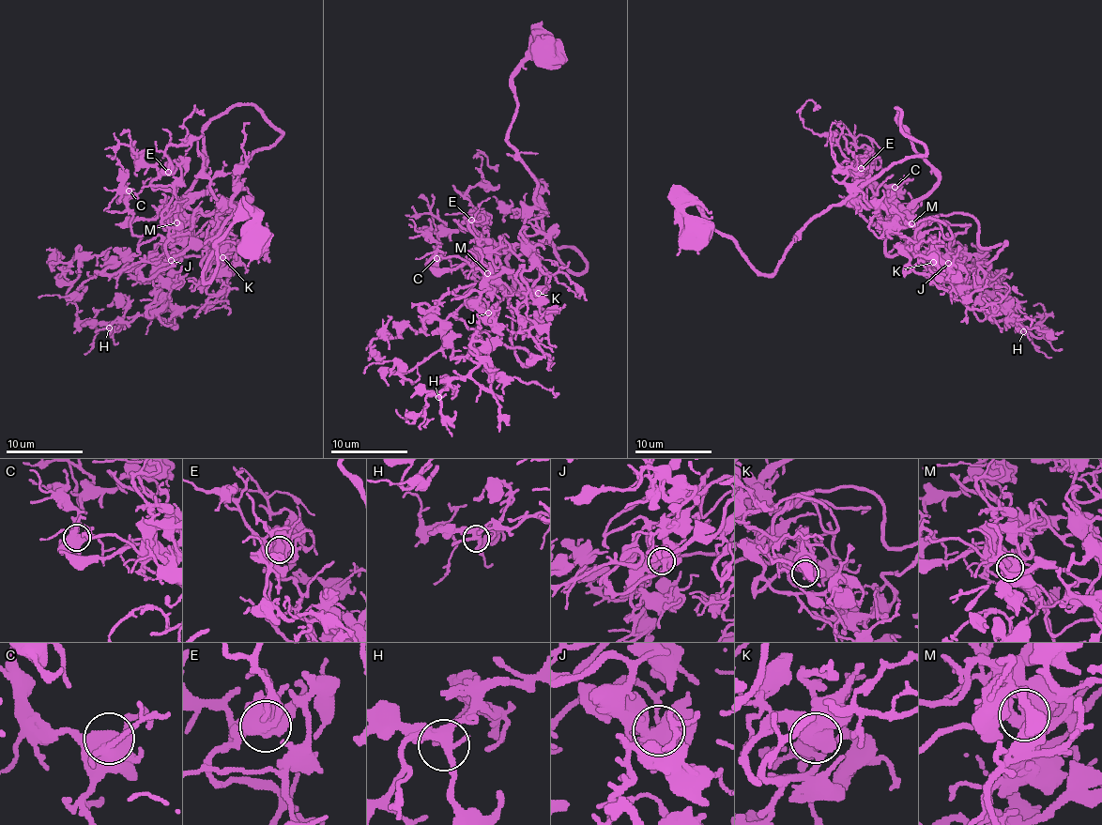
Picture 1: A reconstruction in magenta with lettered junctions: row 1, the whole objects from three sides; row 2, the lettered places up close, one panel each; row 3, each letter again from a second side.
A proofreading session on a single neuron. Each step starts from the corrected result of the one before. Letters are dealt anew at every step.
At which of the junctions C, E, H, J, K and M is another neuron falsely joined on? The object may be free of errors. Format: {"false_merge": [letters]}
{"false_merge": []}

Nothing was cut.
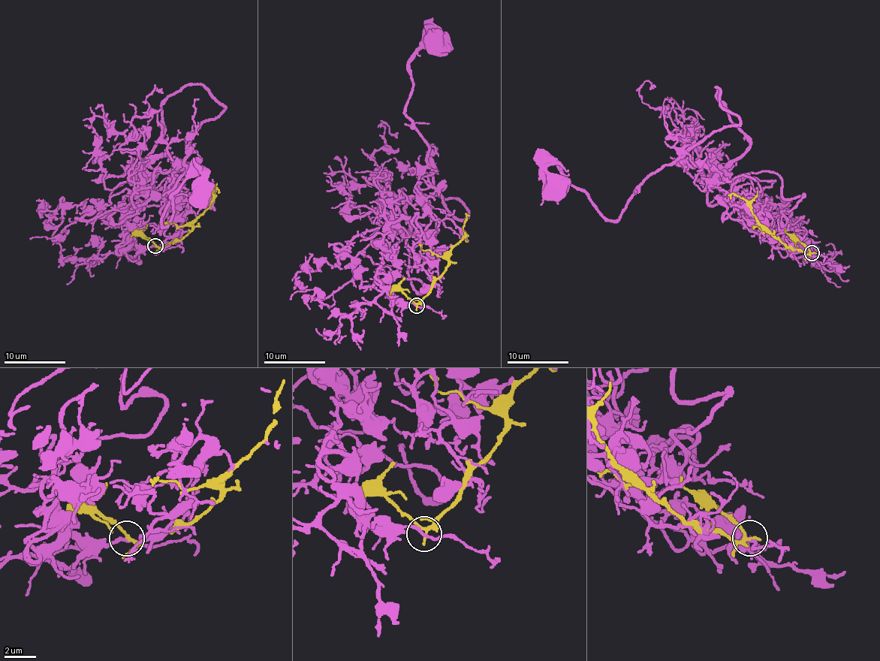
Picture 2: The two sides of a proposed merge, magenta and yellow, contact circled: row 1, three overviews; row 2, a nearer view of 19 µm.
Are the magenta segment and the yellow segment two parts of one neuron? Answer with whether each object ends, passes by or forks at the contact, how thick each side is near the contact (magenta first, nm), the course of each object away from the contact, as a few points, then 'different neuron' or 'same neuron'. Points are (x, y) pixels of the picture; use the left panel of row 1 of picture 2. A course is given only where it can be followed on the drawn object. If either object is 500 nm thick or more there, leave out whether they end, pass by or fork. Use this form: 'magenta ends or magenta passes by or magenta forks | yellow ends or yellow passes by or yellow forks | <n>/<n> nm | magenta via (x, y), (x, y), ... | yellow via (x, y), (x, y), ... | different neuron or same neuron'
magenta passes by | yellow passes by | 180/190 nm | magenta via (155, 245), (128, 232), (170, 192), (143, 179), (184, 159), (163, 227), (200, 167), (202, 194) | yellow via (155, 245), (161, 247), (178, 240), (191, 229), (192, 222), (209, 206), (213, 191), (217, 188), (220, 192) | different neuron

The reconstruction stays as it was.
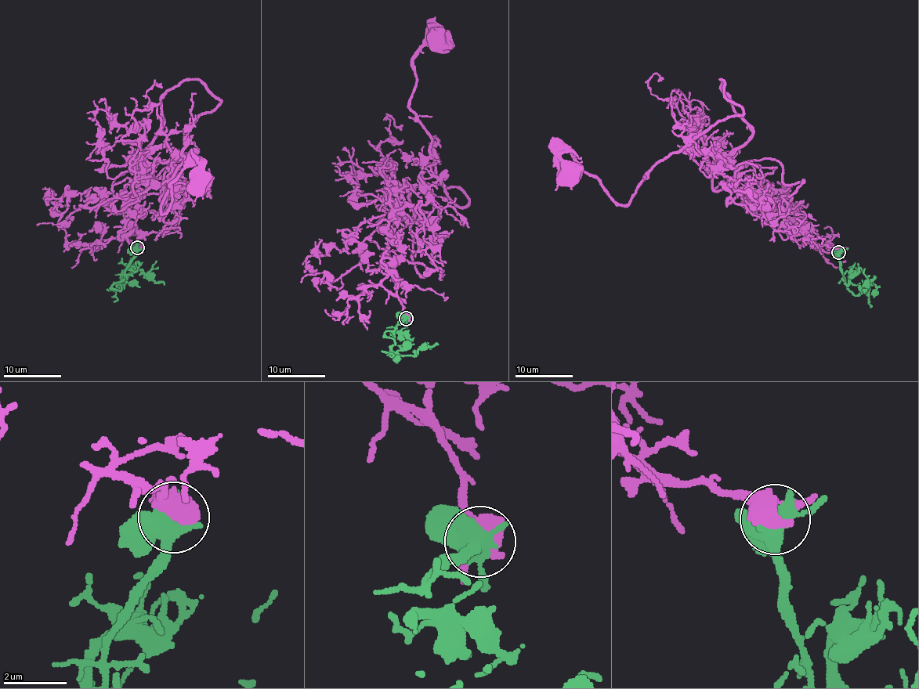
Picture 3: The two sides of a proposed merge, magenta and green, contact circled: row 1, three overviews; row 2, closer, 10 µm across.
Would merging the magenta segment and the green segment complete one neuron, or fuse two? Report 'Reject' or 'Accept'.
Reject

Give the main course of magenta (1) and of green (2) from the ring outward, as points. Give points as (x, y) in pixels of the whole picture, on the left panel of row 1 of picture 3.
1: (138, 247), (117, 237), (168, 181), (158, 157), (143, 168), (182, 150), (162, 214), (197, 158), (199, 182)
2: (138, 247), (124, 278), (112, 286), (120, 290), (117, 283), (136, 270), (164, 285)

